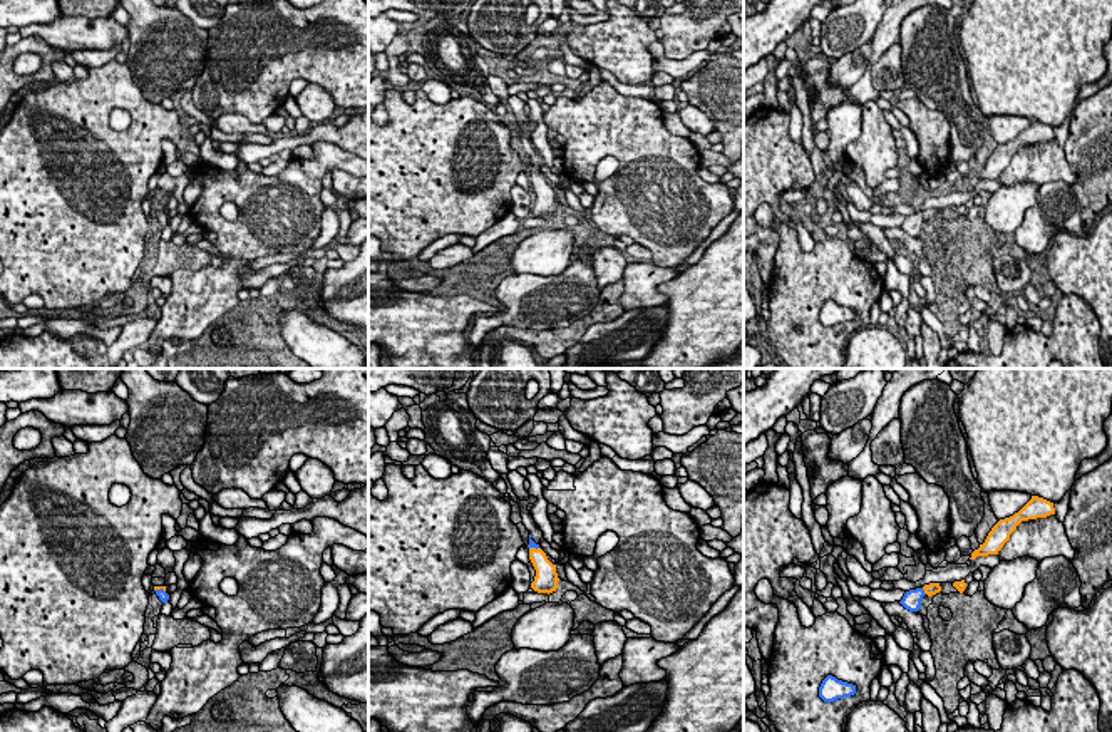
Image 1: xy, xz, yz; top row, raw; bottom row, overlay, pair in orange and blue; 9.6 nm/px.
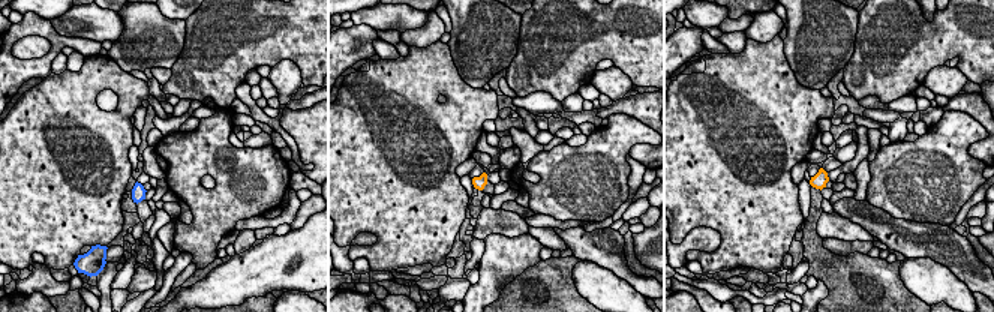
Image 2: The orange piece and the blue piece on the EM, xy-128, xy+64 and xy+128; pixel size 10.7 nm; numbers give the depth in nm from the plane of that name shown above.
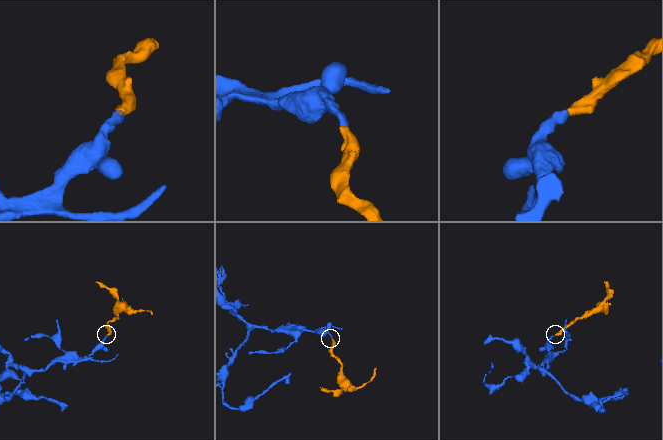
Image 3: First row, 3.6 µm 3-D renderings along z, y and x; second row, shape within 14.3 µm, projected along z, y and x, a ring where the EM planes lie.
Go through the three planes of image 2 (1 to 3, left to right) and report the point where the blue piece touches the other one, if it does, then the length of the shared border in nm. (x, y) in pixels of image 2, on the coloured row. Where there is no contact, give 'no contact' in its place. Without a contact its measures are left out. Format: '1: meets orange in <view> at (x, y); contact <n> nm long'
1: no contact
2: no contact
3: no contact

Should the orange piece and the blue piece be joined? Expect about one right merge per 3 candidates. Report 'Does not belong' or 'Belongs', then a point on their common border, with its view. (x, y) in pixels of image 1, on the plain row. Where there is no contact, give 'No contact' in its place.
Belongs. Touches orange at yz (925, 216)

